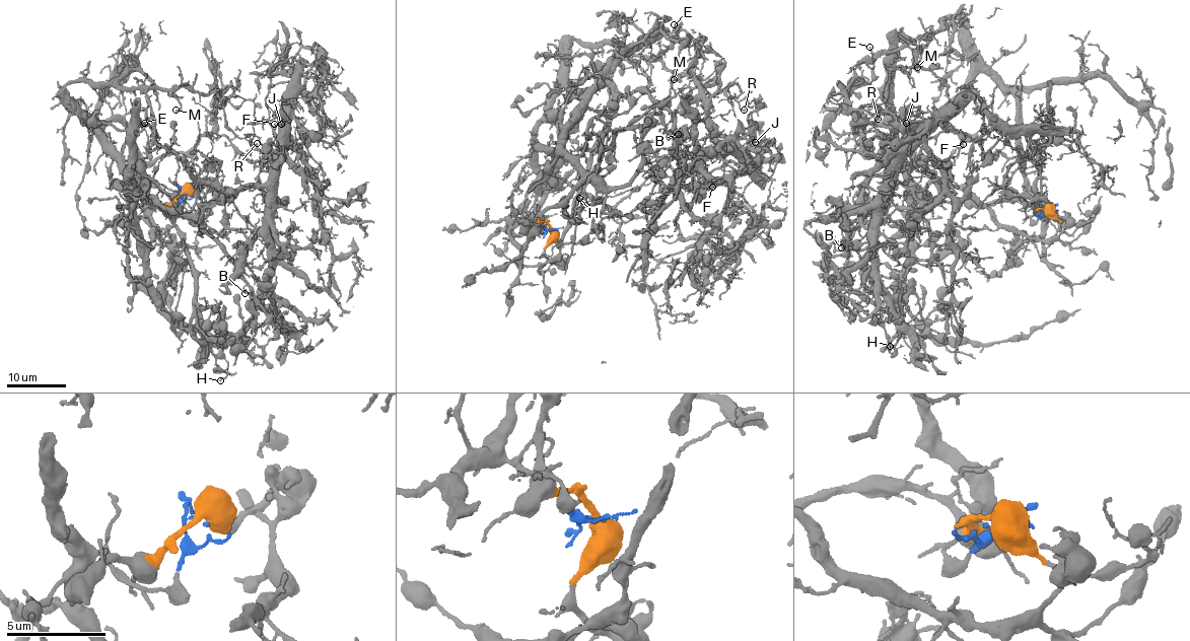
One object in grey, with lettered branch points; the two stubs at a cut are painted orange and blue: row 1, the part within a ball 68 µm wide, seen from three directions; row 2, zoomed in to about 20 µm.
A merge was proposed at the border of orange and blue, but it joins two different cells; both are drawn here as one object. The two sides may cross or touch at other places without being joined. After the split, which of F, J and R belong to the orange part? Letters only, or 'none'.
F, J

